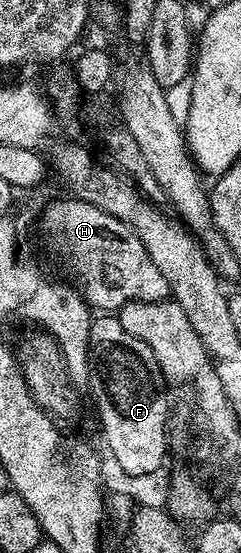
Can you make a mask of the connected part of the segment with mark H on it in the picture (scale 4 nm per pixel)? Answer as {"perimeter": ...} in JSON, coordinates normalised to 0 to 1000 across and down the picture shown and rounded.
{"perimeter":[[[266,356],[228,360],[174,383],[170,416],[390,562],[481,564],[531,546],[676,546],[705,537],[676,492],[643,485],[610,448],[593,448],[593,434],[544,410],[336,358]]]}

